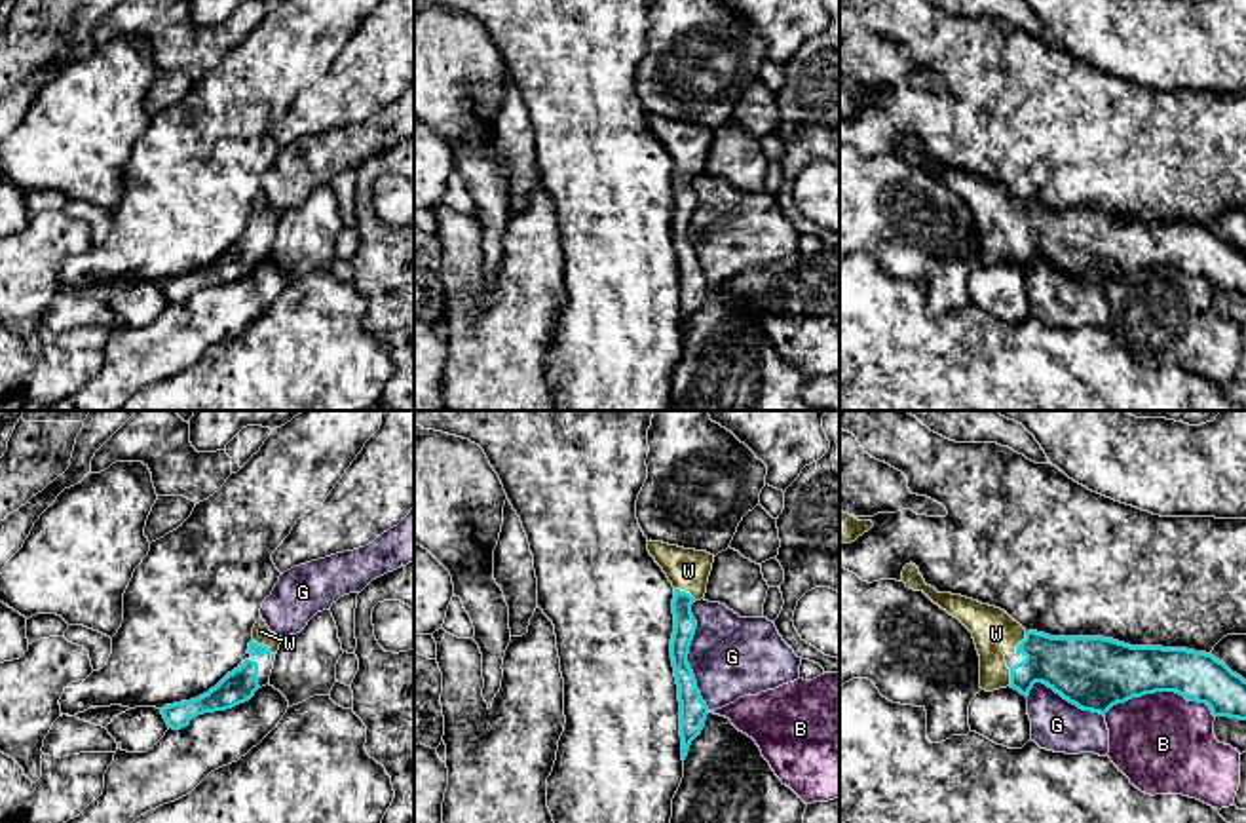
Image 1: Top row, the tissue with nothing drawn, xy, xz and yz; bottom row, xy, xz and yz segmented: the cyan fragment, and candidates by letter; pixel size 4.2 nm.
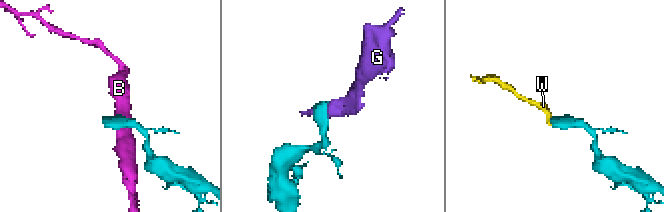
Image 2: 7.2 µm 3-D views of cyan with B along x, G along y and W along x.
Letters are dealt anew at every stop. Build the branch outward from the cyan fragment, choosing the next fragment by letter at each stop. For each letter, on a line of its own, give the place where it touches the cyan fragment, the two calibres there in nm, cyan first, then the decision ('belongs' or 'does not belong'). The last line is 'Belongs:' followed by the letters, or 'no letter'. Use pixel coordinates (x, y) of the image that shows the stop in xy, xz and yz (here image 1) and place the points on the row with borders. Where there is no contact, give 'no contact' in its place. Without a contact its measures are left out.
B: meets cyan in yz at (1161, 690); 280 nm thick on the cyan side, 420 nm on the other; does not belong
G: meets cyan in xz at (686, 656); 120 nm thick on the cyan side, 340 nm on the other; does not belong
W: meets cyan in xy at (263, 645); 60 nm thick on the cyan side, 80 nm on the other; belongs
Belongs: W

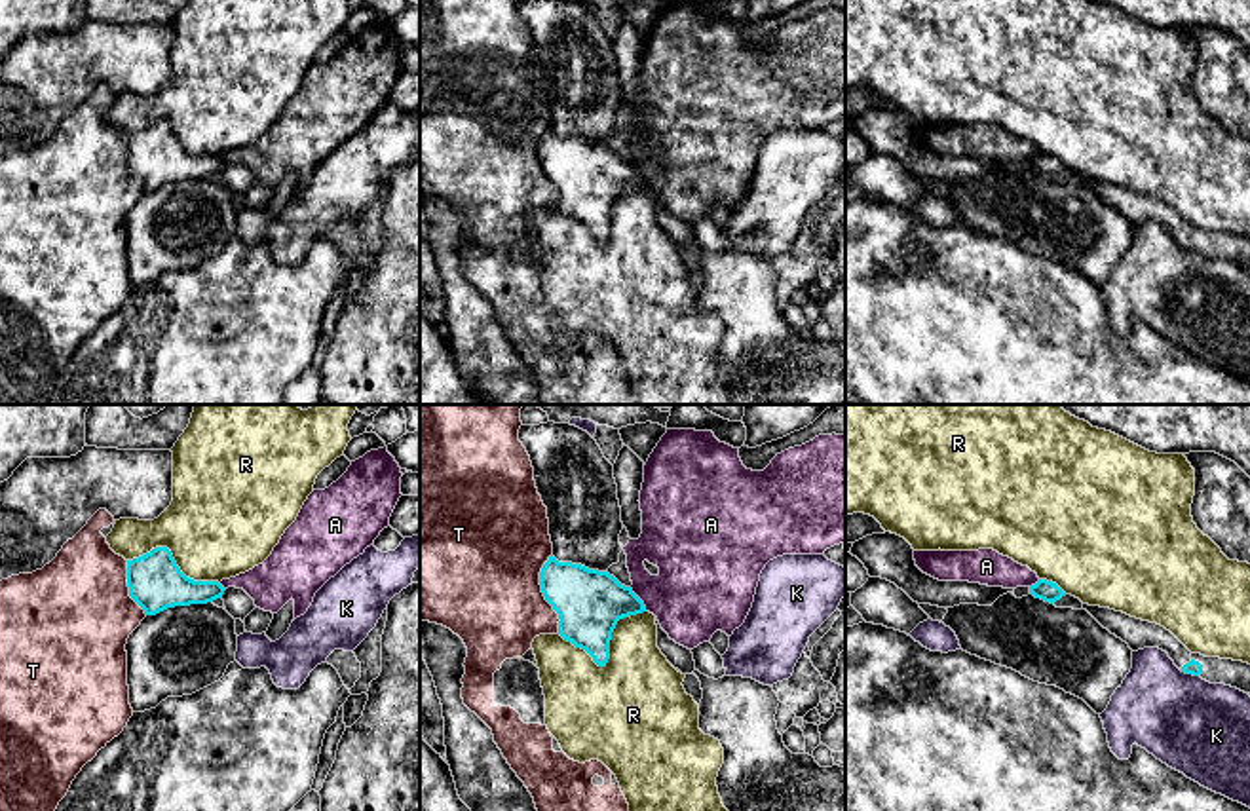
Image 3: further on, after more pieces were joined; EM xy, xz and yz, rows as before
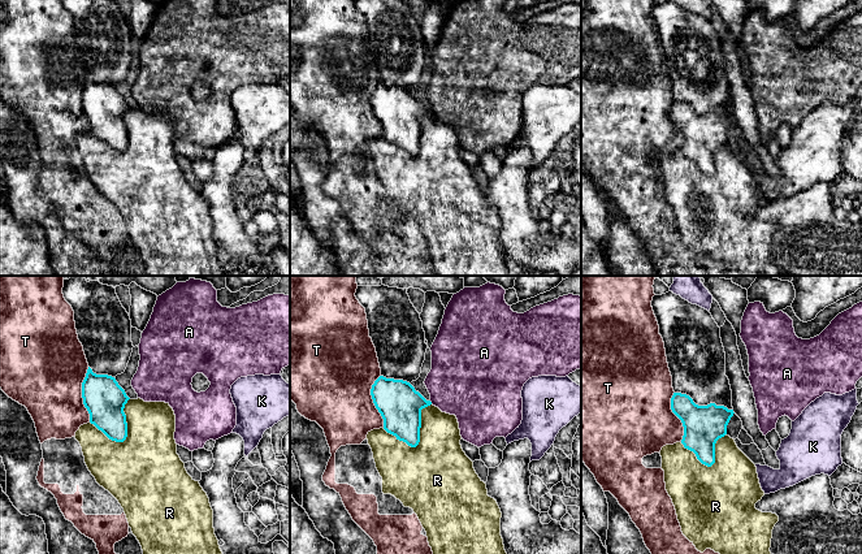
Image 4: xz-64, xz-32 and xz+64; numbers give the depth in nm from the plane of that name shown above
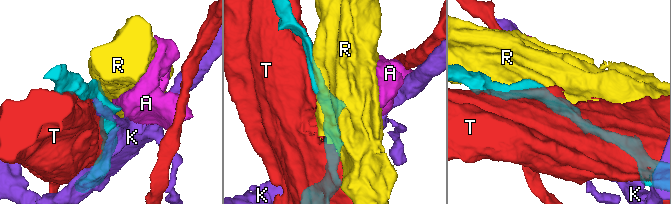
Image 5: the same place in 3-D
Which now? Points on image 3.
A: meets cyan in xz at (639, 599); 280 nm thick on the cyan side, 360 nm on the other; does not belong
K: meets cyan in yz at (1190, 673); 70 nm thick on the cyan side, 400 nm on the other; does not belong
R: meets cyan in xz at (608, 652); 280 nm thick on the cyan side, 420 nm on the other; does not belong
T: meets cyan in xz at (542, 591); 280 nm thick on the cyan side, 460 nm on the other; does not belong
Belongs: no letter

